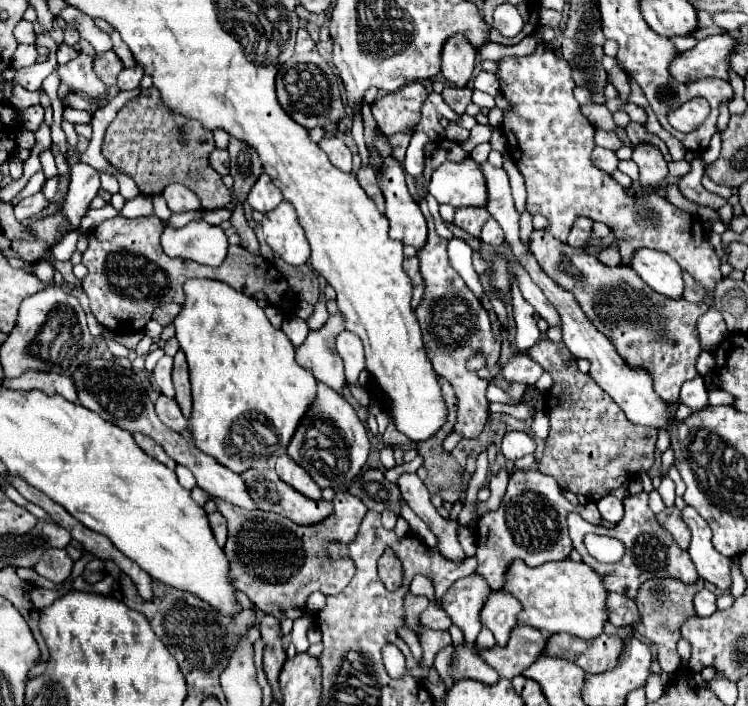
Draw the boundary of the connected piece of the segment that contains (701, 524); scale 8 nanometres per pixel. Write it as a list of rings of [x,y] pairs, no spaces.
[[[689,506],[683,510],[683,520],[689,524],[691,534],[693,534],[689,554],[691,554],[691,560],[695,562],[699,578],[727,592],[731,588],[731,558],[719,554],[713,548],[711,528],[699,512],[695,512]]]

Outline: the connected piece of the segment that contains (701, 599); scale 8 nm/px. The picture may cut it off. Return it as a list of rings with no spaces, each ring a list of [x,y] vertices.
[[[705,588],[699,590],[695,594],[695,610],[697,610],[699,616],[711,616],[717,610],[717,606],[715,606],[715,594],[709,592],[709,590],[705,590]]]

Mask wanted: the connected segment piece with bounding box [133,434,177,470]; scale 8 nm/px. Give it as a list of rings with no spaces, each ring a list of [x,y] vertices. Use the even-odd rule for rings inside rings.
[[[133,434],[133,438],[135,438],[135,442],[139,444],[139,448],[143,448],[143,450],[145,450],[149,456],[153,456],[157,462],[163,462],[163,464],[169,466],[171,470],[177,466],[153,438],[149,438],[149,436],[145,436],[145,434]]]

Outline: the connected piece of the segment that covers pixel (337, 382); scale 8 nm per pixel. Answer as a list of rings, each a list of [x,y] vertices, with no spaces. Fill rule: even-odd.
[[[341,314],[329,316],[325,328],[317,332],[309,332],[307,340],[297,348],[297,362],[311,370],[317,382],[327,384],[337,394],[343,394],[345,376],[343,376],[343,360],[335,350],[335,336],[343,330]]]

